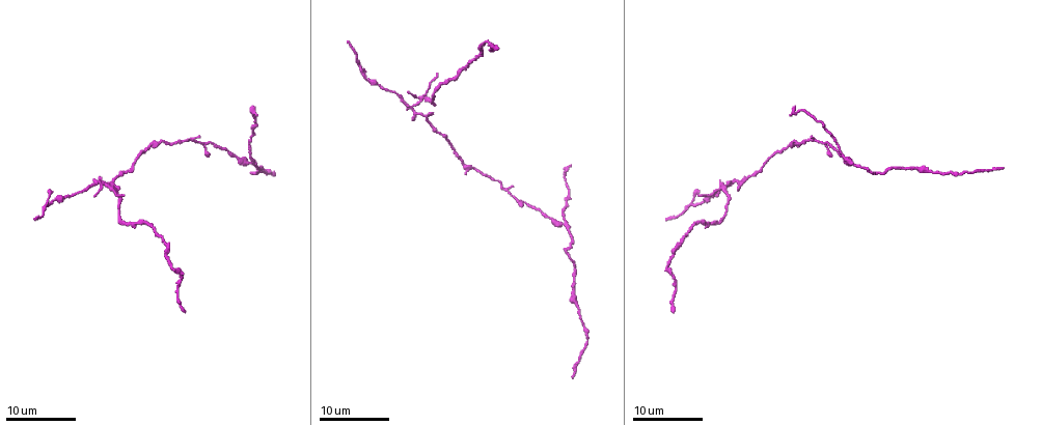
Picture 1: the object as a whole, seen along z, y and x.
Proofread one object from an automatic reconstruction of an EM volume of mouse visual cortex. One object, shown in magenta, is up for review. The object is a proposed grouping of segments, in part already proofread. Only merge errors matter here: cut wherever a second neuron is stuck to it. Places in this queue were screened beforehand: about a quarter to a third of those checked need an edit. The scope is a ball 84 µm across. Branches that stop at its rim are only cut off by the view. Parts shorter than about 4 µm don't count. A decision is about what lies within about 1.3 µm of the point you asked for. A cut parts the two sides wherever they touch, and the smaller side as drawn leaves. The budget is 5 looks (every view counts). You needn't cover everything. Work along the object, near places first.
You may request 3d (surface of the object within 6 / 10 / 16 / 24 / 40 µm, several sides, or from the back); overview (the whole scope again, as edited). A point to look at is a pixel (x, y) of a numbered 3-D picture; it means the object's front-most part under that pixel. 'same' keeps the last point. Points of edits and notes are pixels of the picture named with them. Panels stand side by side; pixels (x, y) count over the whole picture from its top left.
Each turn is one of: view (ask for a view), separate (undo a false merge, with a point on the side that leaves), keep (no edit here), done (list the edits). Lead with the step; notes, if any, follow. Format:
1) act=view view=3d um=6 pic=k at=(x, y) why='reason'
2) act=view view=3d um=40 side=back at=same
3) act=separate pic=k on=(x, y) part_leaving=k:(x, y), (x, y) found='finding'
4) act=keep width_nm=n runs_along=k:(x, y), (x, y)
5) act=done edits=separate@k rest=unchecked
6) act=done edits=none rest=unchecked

act=view view=3d um=24 pic=1 at=(52, 201) why='calibre changes'

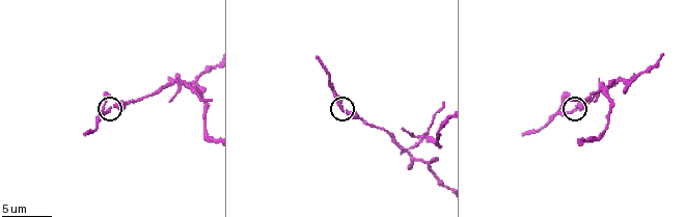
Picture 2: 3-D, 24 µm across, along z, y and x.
act=view view=3d um=6 pic=2 at=(346, 112) why='closer look'

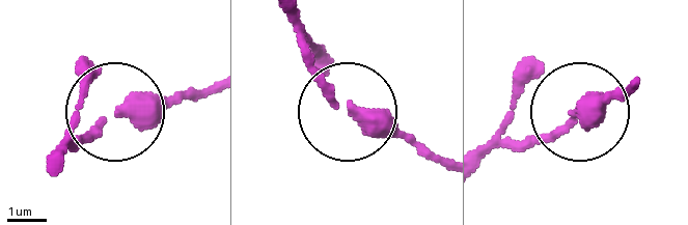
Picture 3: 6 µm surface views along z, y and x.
act=view view=3d um=6 side=back at=same

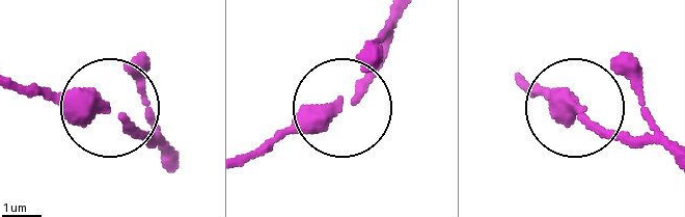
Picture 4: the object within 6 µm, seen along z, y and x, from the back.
act=keep runs_along=4:(520, 80), (619, 133), (668, 143) found='continuous, no second neuron'

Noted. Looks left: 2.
act=view view=3d um=10 pic=2 at=(409, 149) why='three-way junction'

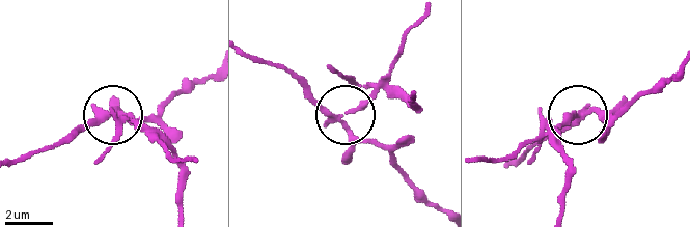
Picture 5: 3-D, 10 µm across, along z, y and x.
act=separate pic=5 on=(366, 101) part_leaving=5:(581, 115), (553, 135), (564, 162), (564, 209) found='a second neuron is stuck on'

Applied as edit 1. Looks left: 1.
act=done edits=separate@5 rest=unchecked

